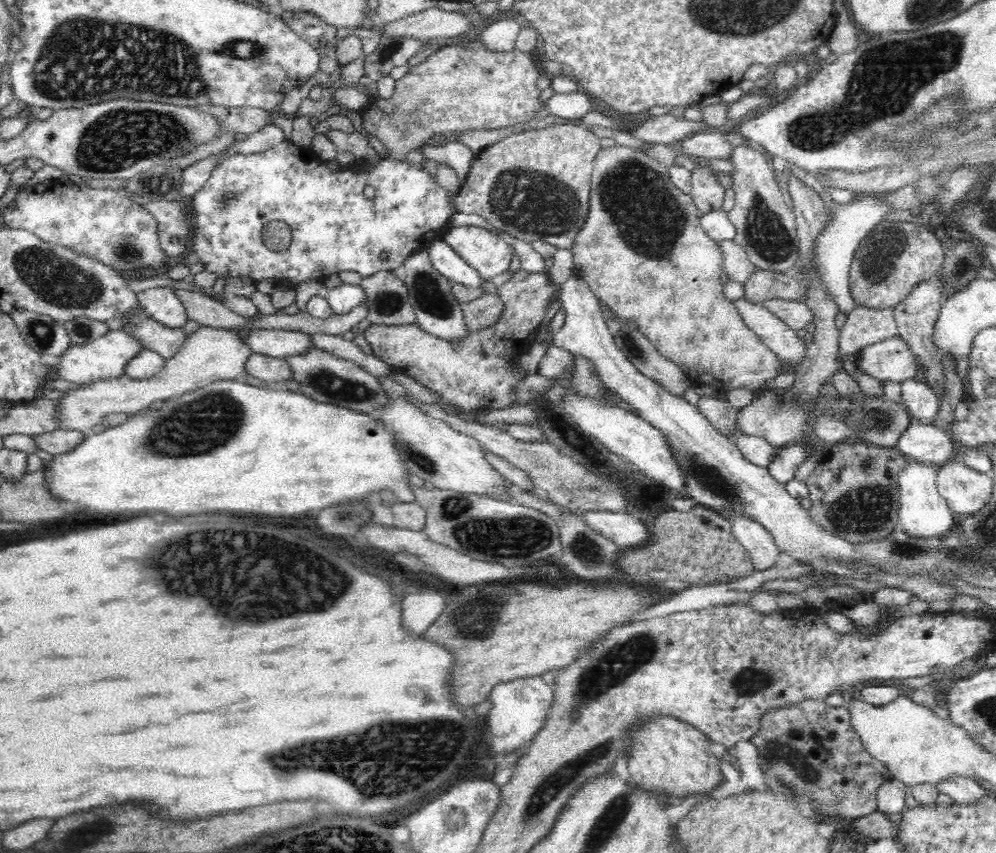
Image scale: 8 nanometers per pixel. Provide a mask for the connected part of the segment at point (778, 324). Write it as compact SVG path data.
M744 297L732 302L741 320L772 352L784 359L790 366L798 365L805 357L807 345L799 339L781 318L772 314L761 303Z

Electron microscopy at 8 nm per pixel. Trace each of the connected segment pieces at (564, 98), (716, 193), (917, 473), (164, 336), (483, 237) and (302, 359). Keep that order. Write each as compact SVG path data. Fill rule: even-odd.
M556 93L546 102L546 112L560 119L580 119L596 108L591 96L586 93Z
M698 166L694 172L691 172L691 185L692 192L689 195L702 212L712 212L722 208L726 188L718 182L712 170Z
M910 459L908 468L900 473L899 488L901 490L901 504L899 507L899 525L901 530L915 538L940 538L948 535L955 528L954 512L940 497L936 486L938 467L933 464L916 462Z
M137 310L124 314L122 318L128 321L128 333L140 339L144 348L153 350L166 359L172 358L182 348L187 339L182 328L170 328L149 316L140 318L136 314Z
M478 226L452 227L442 239L487 282L508 272L515 256L504 239Z
M315 347L303 356L288 356L284 359L292 369L292 379L300 384L300 392L317 401L340 405L360 412L378 410L388 402L388 394L378 381L378 377L362 370L353 362L336 358L333 354Z

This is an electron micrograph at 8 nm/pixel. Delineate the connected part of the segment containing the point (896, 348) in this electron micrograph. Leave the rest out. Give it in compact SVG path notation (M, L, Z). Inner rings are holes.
M894 336L860 349L860 368L880 382L904 382L918 375L918 363L906 341Z

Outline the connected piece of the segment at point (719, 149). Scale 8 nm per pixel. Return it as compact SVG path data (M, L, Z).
M709 131L693 134L680 140L682 153L691 158L730 159L735 146L720 132Z

